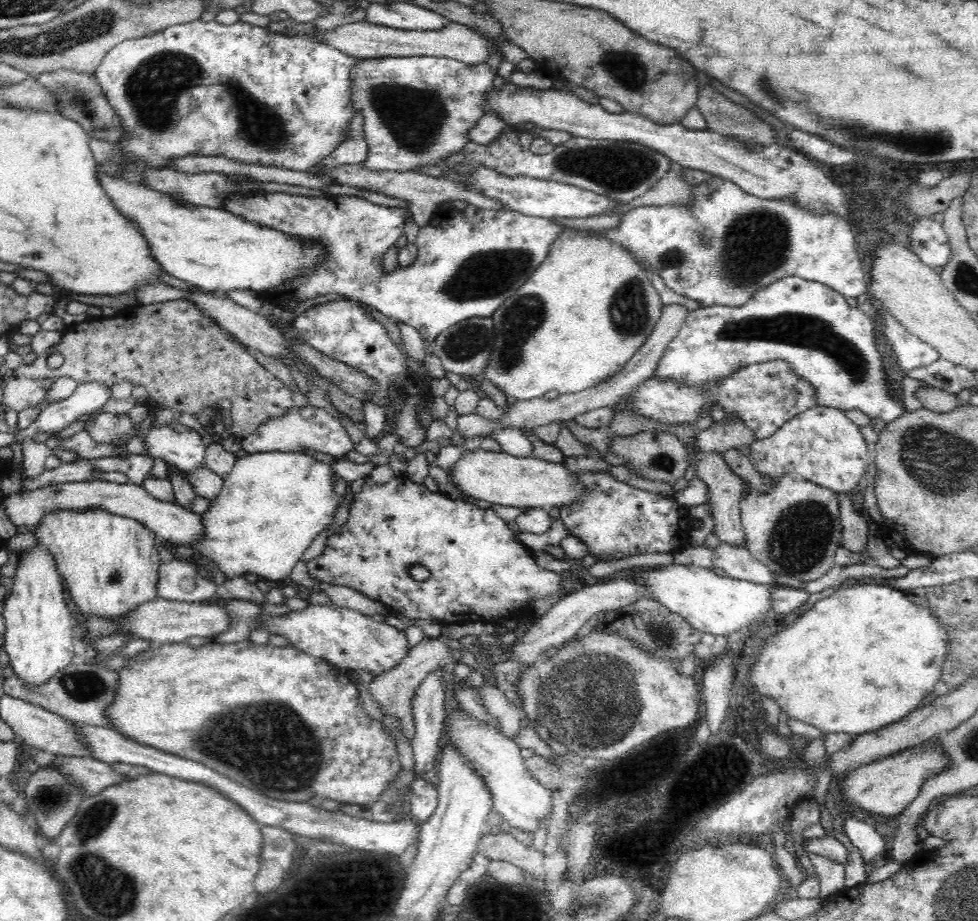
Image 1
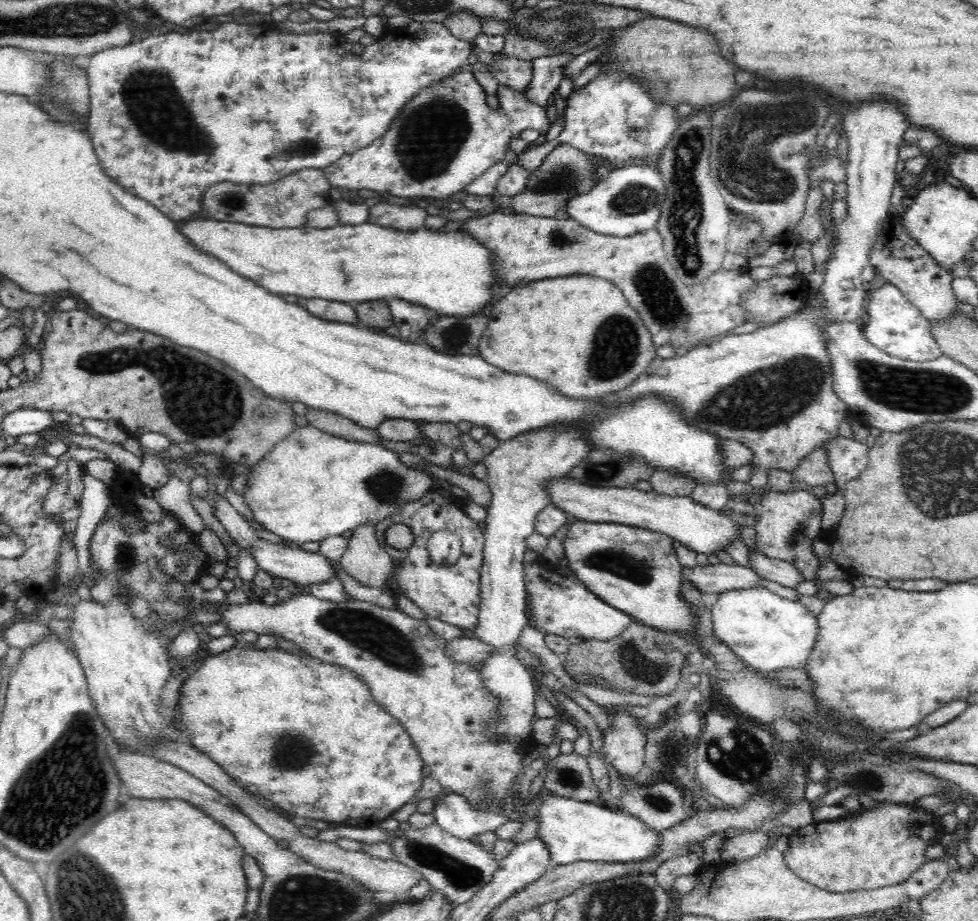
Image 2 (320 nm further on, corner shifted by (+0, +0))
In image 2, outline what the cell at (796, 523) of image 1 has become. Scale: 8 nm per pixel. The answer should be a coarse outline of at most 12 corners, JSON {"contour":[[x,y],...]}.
{"contour":[[767,490],[756,513],[757,550],[792,561],[825,596],[846,580],[815,578],[812,542],[824,530],[812,491]]}

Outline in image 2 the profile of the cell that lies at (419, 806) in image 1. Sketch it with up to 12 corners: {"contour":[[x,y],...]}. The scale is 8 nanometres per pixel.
{"contour":[[443,793],[433,805],[436,825],[464,841],[495,832],[506,815],[476,809]]}

